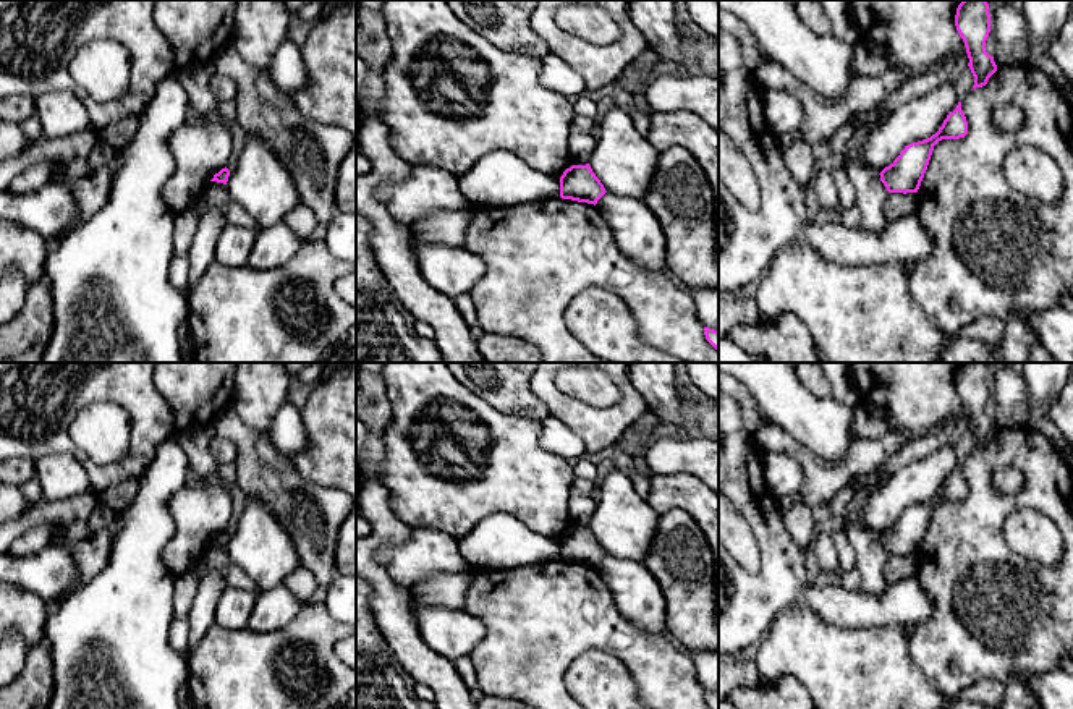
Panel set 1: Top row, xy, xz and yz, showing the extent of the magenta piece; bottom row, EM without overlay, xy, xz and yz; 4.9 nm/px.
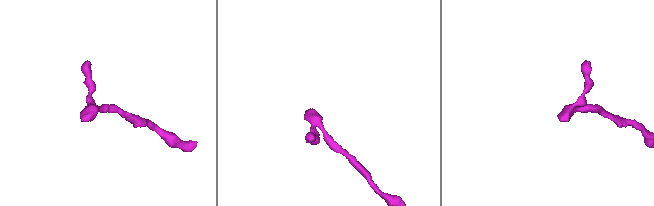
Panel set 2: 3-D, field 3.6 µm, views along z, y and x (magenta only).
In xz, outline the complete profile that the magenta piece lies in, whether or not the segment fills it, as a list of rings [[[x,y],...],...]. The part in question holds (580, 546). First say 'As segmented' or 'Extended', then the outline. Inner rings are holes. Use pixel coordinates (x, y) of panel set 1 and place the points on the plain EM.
As segmented. [[[571,528],[560,539],[560,560],[578,565],[597,567],[605,550],[592,534],[591,528]]]

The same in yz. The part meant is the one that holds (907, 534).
As segmented. [[[961,465],[947,478],[935,497],[905,508],[900,518],[879,537],[889,555],[918,555],[927,533],[934,508],[942,502],[960,502],[968,497]]]

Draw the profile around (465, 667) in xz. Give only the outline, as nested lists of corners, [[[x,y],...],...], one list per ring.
[[[463,656],[463,657],[456,659],[453,664],[455,664],[460,677],[466,683],[466,686],[473,691],[477,691],[476,669],[474,669],[469,656]]]

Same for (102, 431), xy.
[[[89,403],[68,427],[73,444],[95,465],[117,463],[131,447],[131,416],[117,403]]]

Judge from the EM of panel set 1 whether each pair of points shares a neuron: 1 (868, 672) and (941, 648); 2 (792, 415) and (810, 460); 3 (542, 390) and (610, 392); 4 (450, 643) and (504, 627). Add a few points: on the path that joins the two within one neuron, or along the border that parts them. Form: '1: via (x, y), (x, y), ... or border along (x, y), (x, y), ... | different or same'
1: border along (907, 635), (908, 654), (933, 688) | different
2: border along (774, 424), (819, 457), (840, 462) | different
3: border along (554, 379), (564, 392), (596, 408) | different
4: border along (465, 609), (486, 628), (486, 635), (470, 654) | different

